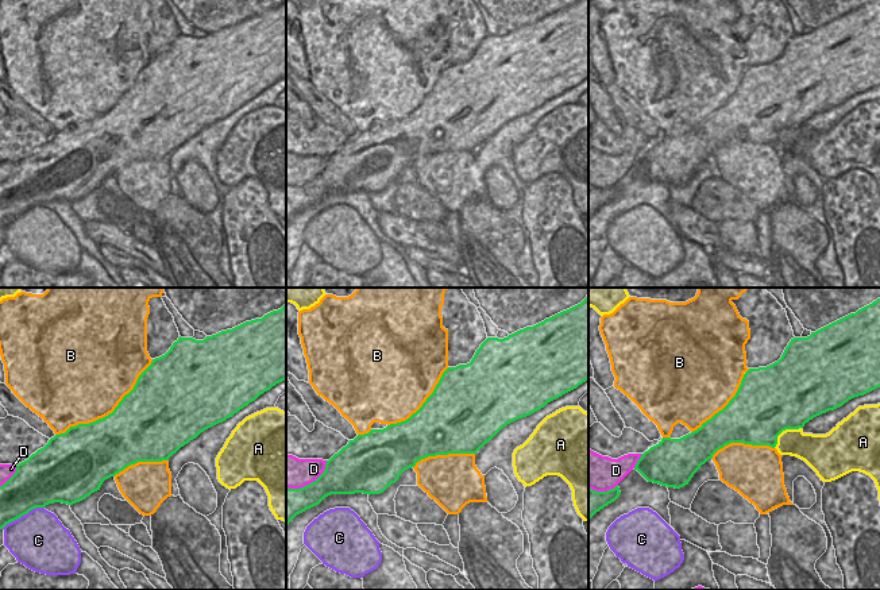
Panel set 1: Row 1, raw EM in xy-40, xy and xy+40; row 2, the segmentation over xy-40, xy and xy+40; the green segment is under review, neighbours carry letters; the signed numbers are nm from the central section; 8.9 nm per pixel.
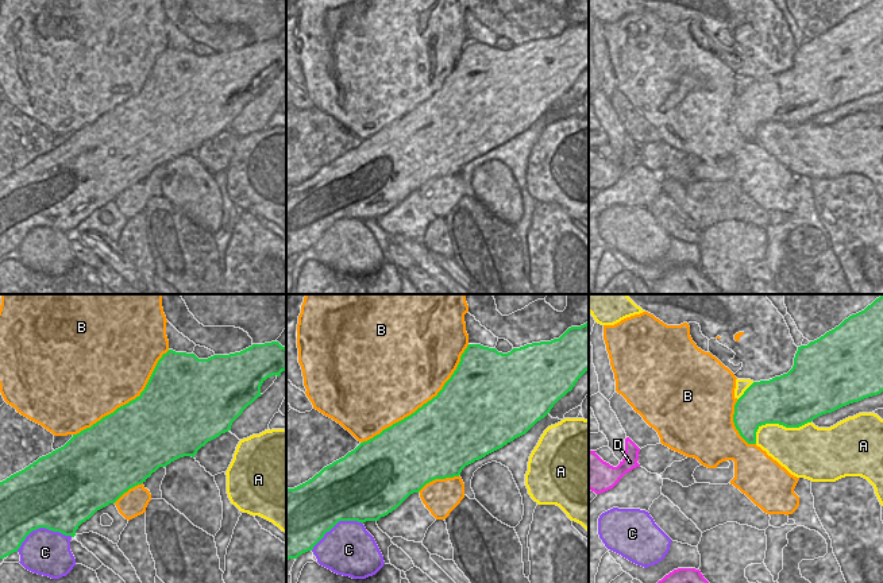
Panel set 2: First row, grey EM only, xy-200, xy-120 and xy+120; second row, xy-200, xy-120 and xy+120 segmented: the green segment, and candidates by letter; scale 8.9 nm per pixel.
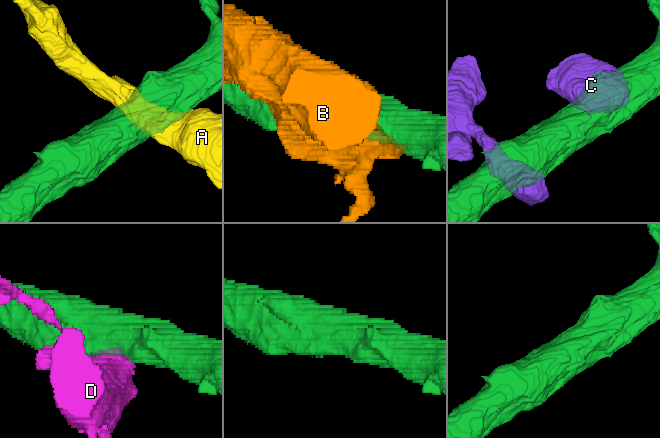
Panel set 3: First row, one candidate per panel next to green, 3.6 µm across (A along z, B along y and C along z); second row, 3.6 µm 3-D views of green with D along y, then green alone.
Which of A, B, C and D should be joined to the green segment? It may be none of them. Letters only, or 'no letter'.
no letter

